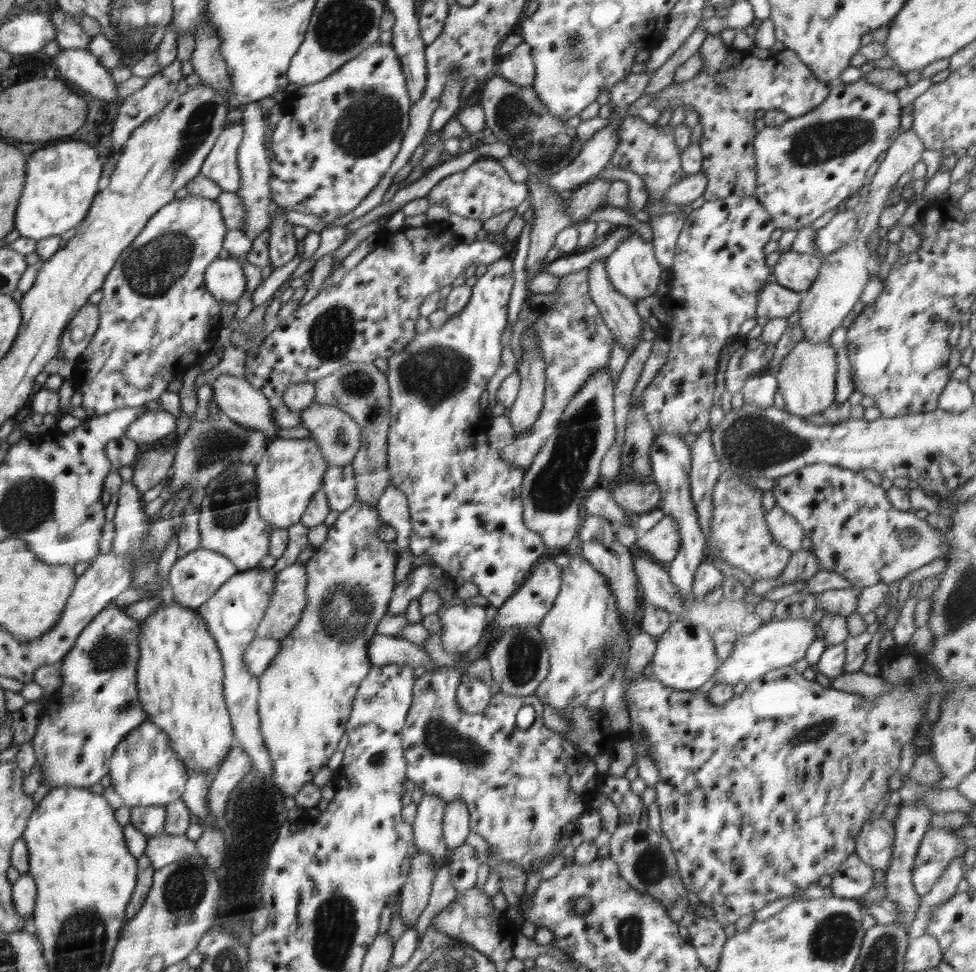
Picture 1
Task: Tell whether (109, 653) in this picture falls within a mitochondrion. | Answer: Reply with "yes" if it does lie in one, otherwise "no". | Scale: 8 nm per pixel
yes

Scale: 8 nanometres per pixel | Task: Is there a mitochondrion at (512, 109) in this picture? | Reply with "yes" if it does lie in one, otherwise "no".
yes

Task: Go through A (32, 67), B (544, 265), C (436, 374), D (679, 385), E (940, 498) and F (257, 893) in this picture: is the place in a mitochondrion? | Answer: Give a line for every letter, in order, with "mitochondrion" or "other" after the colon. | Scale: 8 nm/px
A: mitochondrion
B: other
C: mitochondrion
D: other
E: other
F: other

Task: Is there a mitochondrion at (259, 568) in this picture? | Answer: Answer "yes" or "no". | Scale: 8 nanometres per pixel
no

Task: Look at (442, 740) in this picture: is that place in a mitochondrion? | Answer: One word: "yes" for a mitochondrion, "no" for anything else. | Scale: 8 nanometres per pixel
yes

